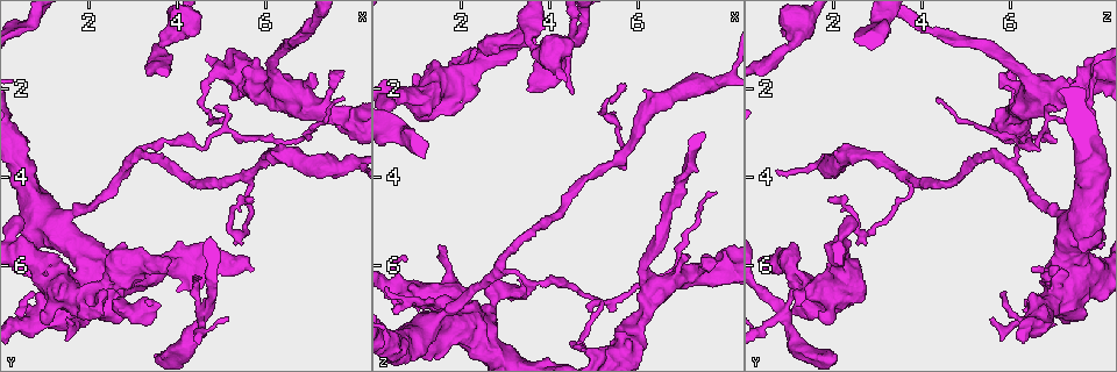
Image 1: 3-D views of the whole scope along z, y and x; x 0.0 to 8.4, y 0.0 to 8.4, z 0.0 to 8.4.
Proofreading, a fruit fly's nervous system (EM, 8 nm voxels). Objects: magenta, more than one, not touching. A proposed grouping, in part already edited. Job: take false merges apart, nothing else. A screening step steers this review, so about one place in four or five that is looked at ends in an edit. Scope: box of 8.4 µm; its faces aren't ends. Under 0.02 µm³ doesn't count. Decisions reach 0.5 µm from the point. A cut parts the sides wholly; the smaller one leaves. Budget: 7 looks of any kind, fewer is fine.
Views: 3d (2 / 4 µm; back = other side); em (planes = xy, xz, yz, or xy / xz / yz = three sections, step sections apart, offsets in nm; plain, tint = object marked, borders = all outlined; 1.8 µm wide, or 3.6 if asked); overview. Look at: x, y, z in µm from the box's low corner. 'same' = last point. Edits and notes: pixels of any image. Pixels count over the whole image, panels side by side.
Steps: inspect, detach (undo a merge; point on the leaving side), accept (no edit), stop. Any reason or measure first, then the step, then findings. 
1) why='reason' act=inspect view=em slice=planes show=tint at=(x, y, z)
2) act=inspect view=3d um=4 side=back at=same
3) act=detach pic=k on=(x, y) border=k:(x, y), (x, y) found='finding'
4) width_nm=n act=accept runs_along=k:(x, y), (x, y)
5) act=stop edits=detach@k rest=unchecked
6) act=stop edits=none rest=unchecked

why='narrows sharply' act=inspect view=em slice=planes show=tint at=(3.55, 1.05, 1.00)

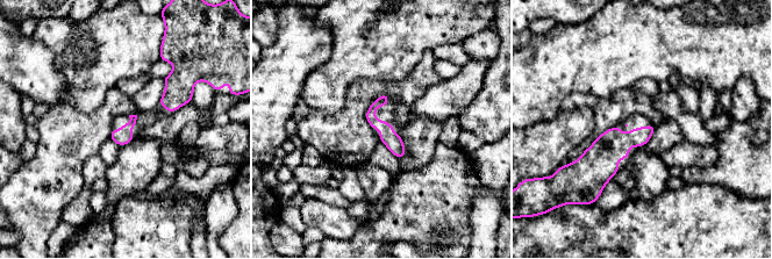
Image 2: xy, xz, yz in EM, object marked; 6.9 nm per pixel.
width_nm=120 act=accept runs_along=2:(385, 98), (372, 108), (372, 119), (399, 155) found='all the same cell'

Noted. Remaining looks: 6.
why='three-way junction' act=inspect view=em um=3.6 slice=xy step=4 show=tint at=(4.55, 7.20, 0.90)

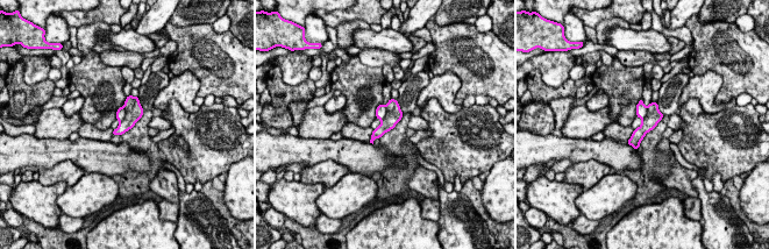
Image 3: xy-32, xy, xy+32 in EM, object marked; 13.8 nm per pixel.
act=inspect view=em um=3.6 slice=planes show=tint at=same

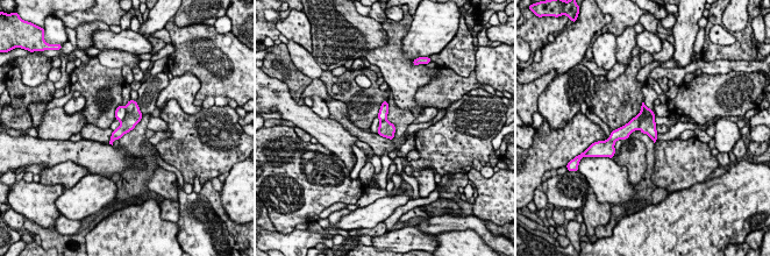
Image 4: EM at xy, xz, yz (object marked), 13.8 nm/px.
act=detach pic=4 on=(633, 125) border=4:(646, 107), (637, 127) found='a second cell is stuck on'

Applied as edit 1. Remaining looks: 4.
why='calibre changes' act=inspect view=3d um=4 at=(4.85, 1.65, 7.85)

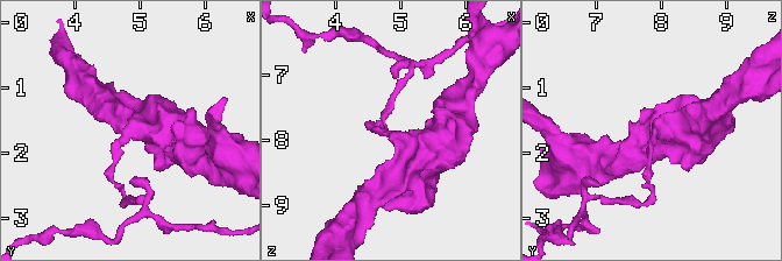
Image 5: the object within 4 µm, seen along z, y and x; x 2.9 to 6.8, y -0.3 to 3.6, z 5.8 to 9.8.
act=inspect view=em slice=planes show=tint at=(4.85, 1.65, 7.90)

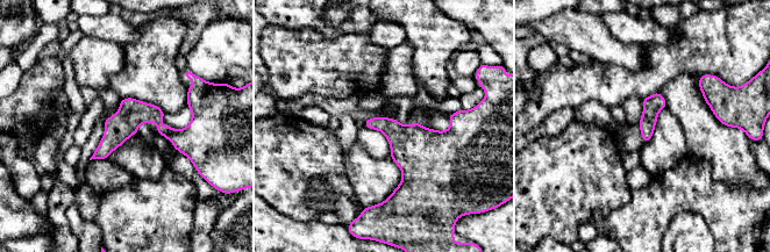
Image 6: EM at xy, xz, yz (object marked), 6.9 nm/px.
act=accept found='all the same cell'

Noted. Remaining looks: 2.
act=stop edits=detach@4 rest=unchecked

